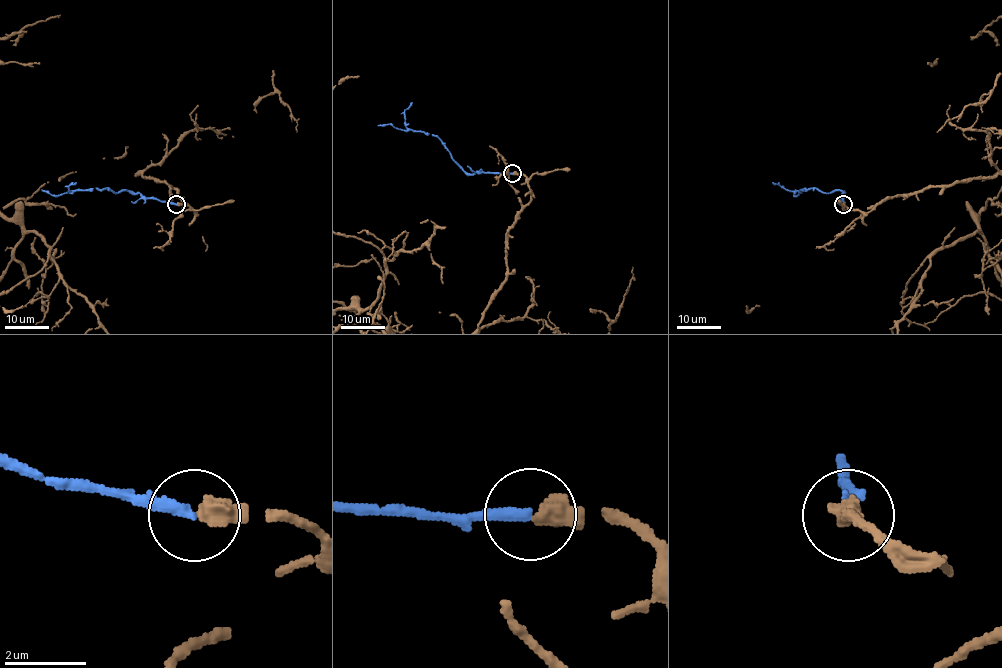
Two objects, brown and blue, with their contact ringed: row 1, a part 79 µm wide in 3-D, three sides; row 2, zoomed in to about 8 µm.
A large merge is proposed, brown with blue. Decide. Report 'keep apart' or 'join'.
join

